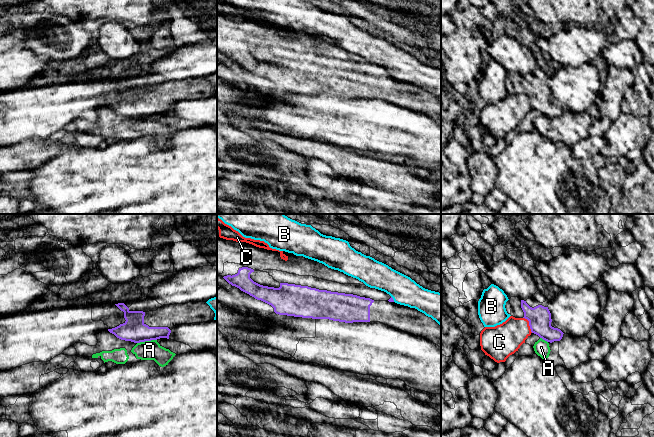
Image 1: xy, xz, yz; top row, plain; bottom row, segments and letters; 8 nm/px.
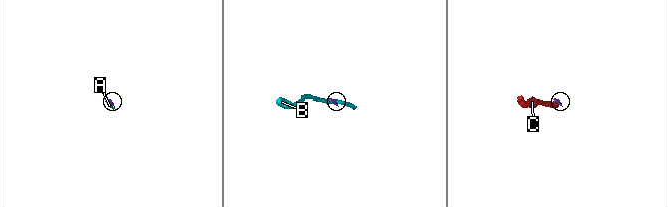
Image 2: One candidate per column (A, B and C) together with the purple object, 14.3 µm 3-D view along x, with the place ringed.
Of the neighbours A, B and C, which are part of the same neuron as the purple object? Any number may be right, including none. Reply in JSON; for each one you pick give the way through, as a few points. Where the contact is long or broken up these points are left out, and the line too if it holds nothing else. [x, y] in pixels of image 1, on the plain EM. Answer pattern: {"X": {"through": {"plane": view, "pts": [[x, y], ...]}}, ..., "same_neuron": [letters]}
{"same_neuron": []}

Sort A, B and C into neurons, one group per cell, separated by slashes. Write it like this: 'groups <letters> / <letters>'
groups A / B / C

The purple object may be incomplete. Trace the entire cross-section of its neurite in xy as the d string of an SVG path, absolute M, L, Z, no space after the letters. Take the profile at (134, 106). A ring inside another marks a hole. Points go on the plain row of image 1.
M206 78L163 81L156 87L130 87L124 79L115 80L124 88L125 98L108 105L117 114L134 119L169 115L171 106L182 100L214 96L215 89Z

